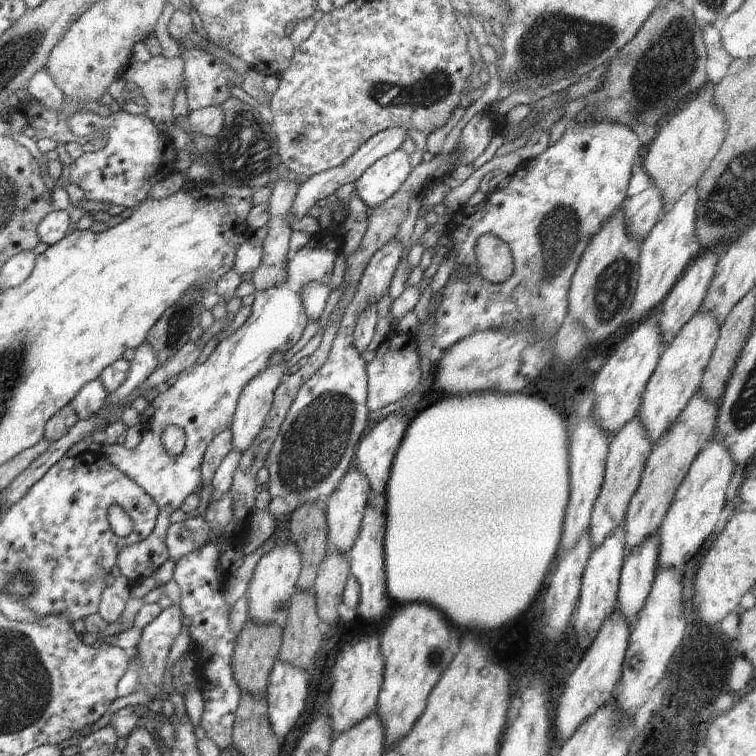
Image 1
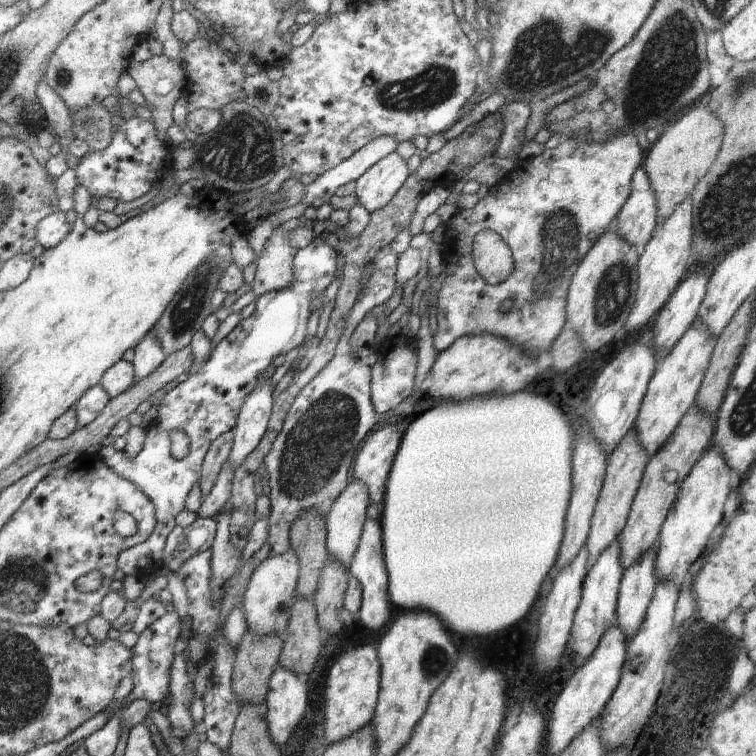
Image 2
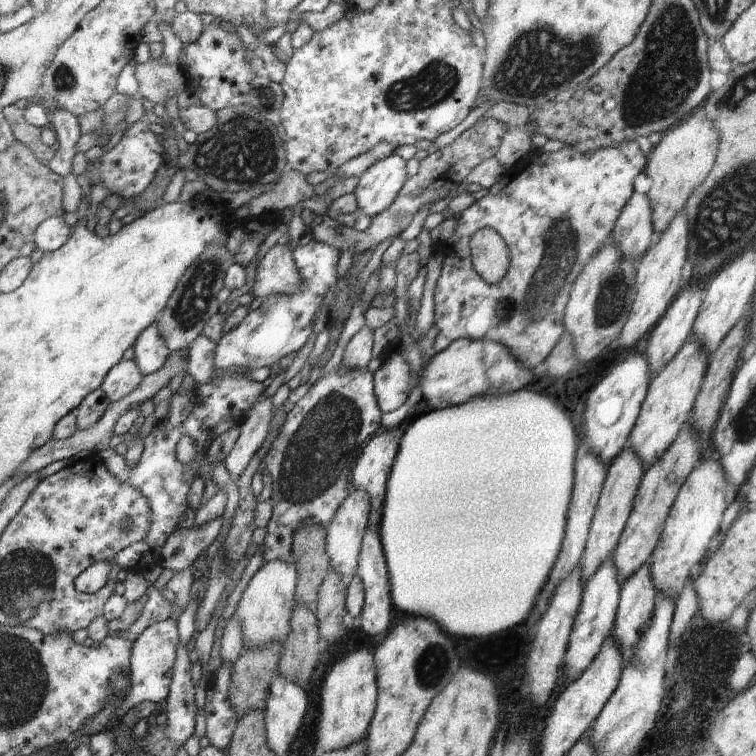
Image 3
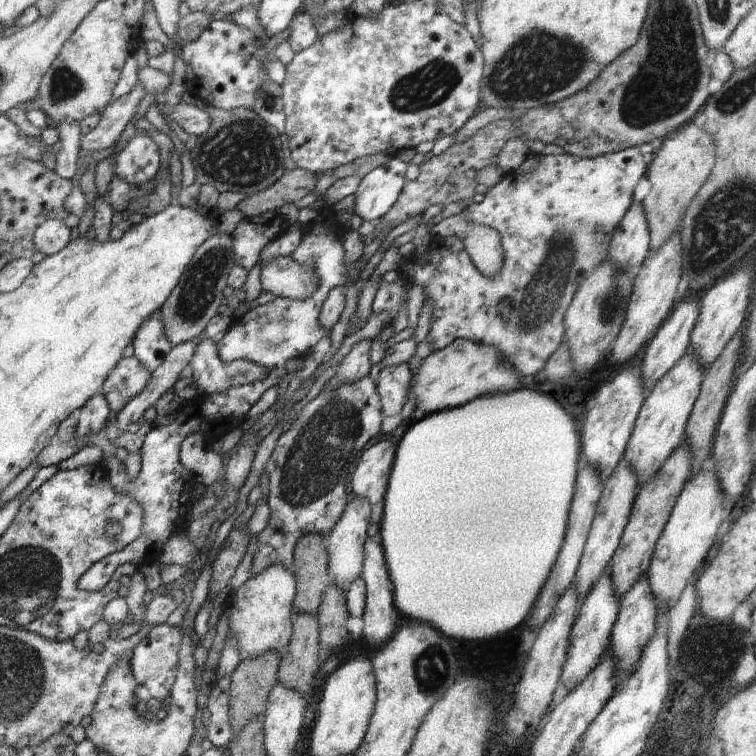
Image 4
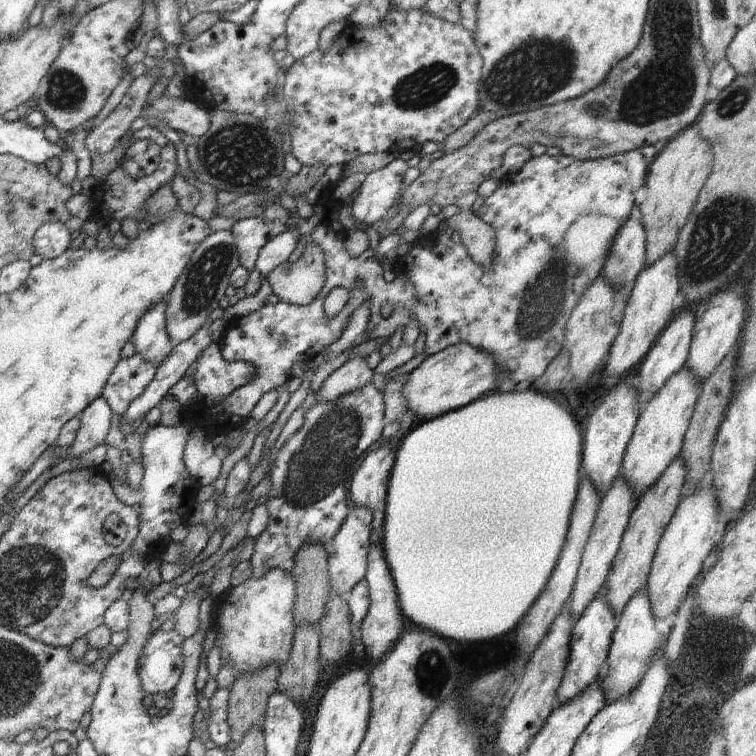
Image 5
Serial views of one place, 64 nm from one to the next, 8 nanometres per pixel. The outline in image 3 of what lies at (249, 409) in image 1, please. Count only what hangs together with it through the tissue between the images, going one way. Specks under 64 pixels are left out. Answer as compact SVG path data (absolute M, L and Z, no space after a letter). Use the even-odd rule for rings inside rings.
M260 395L260 398L247 412L240 426L240 436L235 442L231 453L223 460L223 465L235 480L250 464L254 455L259 451L269 433L269 423L272 418L272 401Z

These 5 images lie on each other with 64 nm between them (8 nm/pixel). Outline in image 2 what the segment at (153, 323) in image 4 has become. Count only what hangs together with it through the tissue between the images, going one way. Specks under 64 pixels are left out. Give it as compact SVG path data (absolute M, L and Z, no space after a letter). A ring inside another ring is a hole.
M150 332L134 347L134 360L131 362L135 370L135 382L152 374L167 357L162 345Z

